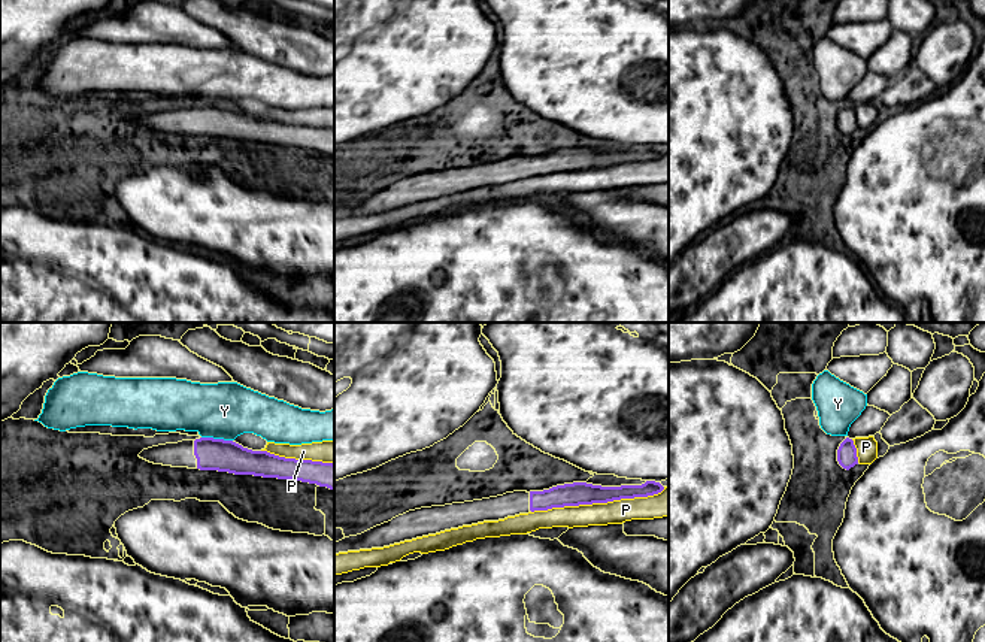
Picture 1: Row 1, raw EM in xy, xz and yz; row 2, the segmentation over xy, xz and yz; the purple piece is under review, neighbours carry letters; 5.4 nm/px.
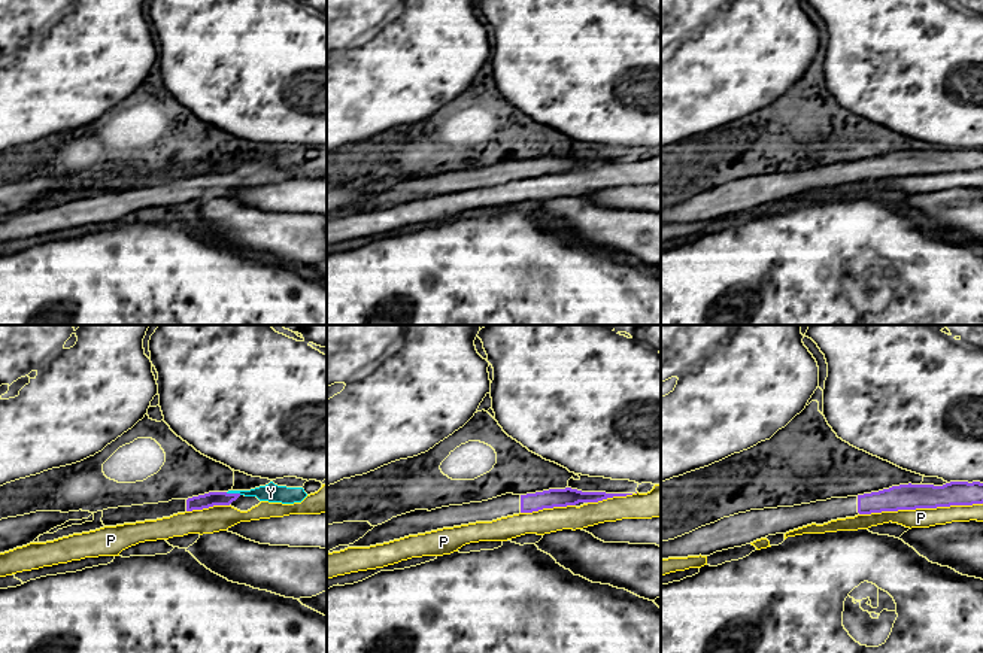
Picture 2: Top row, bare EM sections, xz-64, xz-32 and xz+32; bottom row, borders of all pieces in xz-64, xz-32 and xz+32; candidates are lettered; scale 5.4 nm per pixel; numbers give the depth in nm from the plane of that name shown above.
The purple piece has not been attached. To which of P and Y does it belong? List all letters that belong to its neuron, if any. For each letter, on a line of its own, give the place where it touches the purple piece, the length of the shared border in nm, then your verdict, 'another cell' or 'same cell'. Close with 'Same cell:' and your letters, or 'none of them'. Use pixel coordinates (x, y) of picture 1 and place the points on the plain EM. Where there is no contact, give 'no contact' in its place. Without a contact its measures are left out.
P: meets purple in xz at (597, 167); contact 750 nm long; another cell
Y: meets purple in xy at (217, 105); contact 170 nm long; another cell
Same cell: none of them

